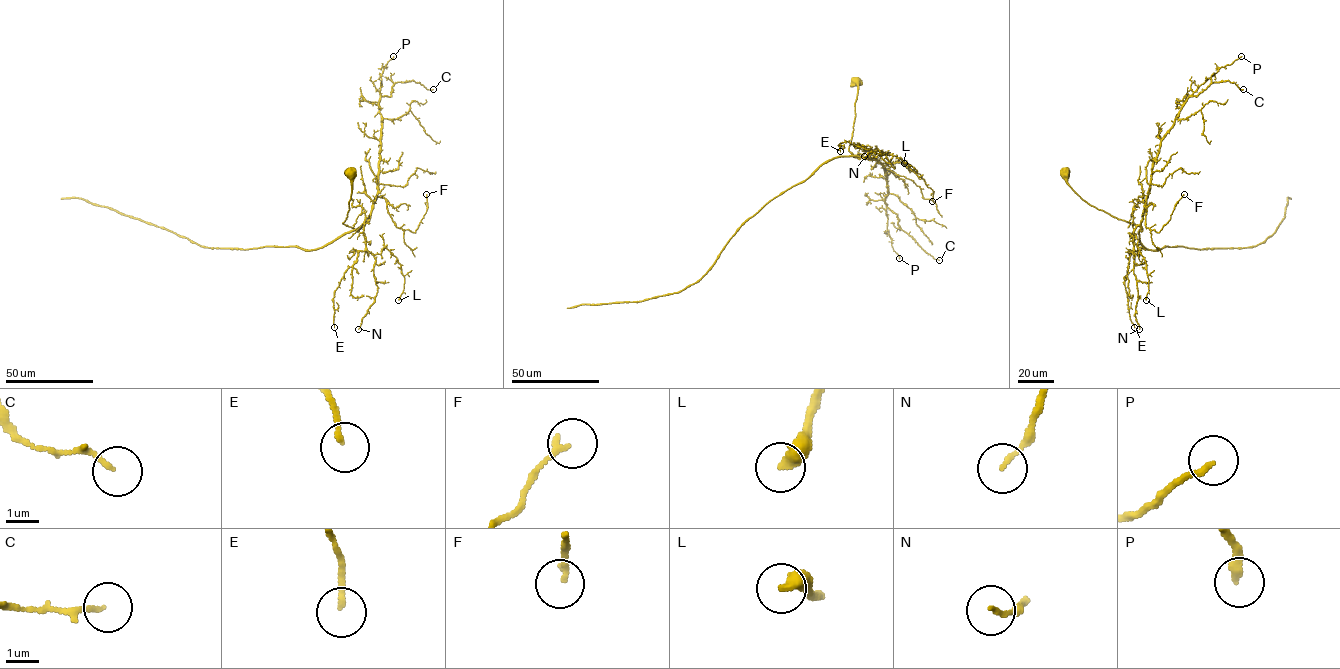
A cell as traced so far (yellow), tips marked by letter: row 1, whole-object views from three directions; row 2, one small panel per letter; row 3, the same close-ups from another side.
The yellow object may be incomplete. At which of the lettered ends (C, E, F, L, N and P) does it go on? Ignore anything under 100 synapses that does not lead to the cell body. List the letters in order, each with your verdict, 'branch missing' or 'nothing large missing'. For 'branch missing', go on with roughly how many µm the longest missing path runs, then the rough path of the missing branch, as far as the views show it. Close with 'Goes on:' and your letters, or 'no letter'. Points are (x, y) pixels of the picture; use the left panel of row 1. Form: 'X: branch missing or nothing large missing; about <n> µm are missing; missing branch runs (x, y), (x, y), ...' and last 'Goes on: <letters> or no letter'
C: nothing large missing
E: nothing large missing
F: nothing large missing
L: nothing large missing
N: nothing large missing
P: nothing large missing
Goes on: no letter

